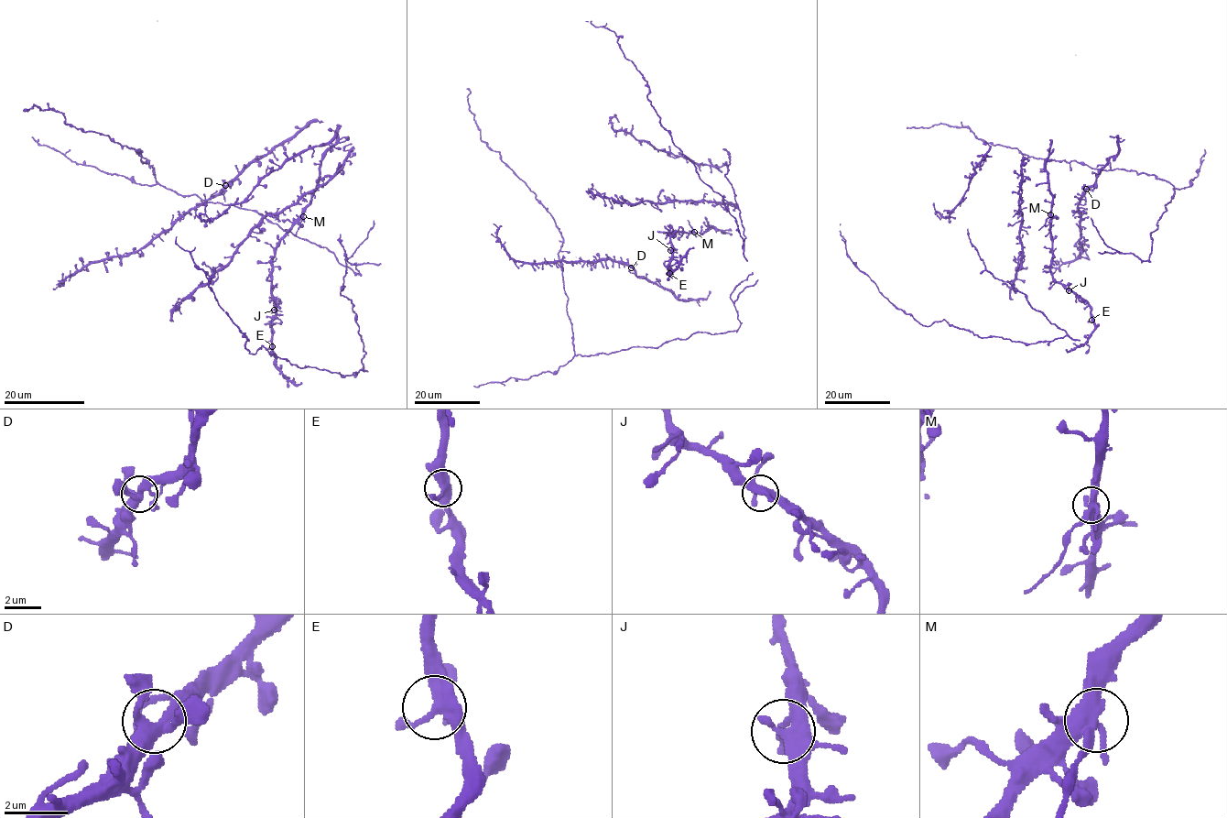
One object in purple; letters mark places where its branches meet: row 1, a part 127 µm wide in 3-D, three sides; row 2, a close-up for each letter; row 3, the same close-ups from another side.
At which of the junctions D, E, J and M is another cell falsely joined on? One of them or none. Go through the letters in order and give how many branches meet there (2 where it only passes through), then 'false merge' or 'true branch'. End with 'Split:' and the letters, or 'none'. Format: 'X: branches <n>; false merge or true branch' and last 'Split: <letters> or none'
D: branches 4; true branch
E: branches 4; true branch
J: branches 4; true branch
M: branches 4; false merge
Split: M

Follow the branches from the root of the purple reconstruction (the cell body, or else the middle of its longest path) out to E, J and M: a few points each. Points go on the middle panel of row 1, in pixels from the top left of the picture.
E: (678, 240), (686, 233), (669, 233), (671, 248), (669, 273)
J: (678, 240), (686, 233), (669, 233), (670, 250)
M: (678, 240), (685, 233), (694, 232)

